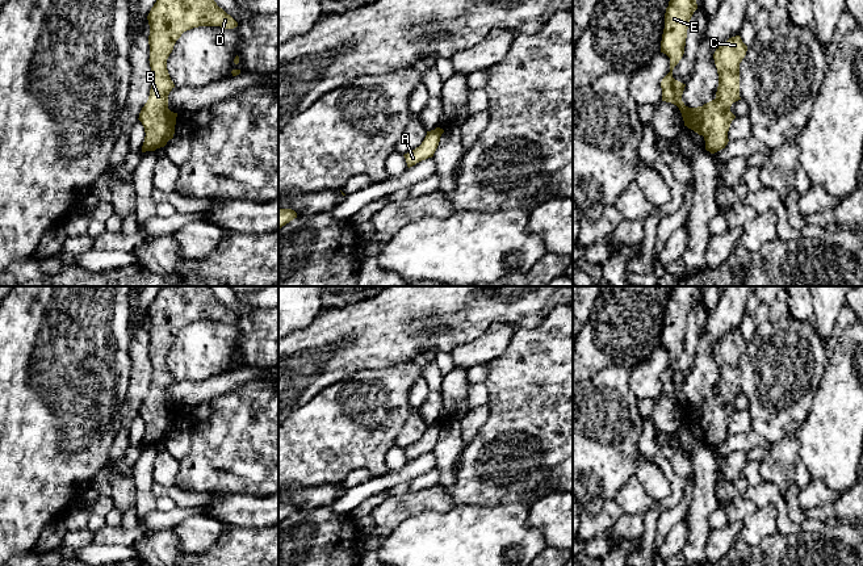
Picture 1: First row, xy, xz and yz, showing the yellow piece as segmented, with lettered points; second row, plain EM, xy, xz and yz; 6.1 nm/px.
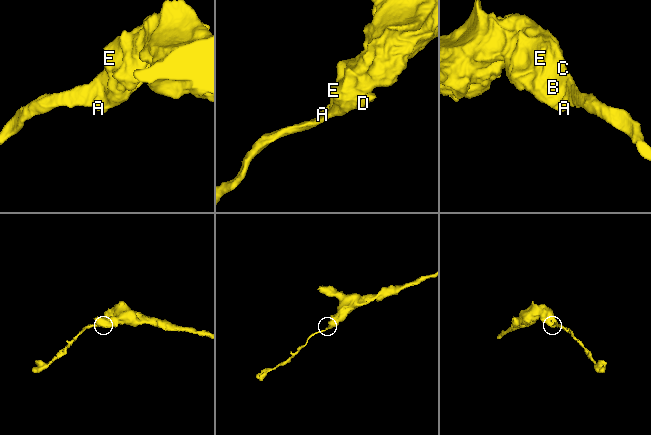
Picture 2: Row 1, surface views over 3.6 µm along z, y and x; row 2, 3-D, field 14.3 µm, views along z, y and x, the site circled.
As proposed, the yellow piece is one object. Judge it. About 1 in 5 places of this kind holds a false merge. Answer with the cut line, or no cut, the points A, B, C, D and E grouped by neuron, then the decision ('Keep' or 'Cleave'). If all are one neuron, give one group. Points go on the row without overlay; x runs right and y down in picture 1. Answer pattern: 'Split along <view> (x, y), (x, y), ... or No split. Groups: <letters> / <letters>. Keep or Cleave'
No split. Groups: A B C D E. Keep

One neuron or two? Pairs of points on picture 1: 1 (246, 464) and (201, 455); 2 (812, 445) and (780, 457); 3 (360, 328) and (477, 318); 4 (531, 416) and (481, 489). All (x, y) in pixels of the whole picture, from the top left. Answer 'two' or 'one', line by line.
1: one
2: two
3: one
4: one

